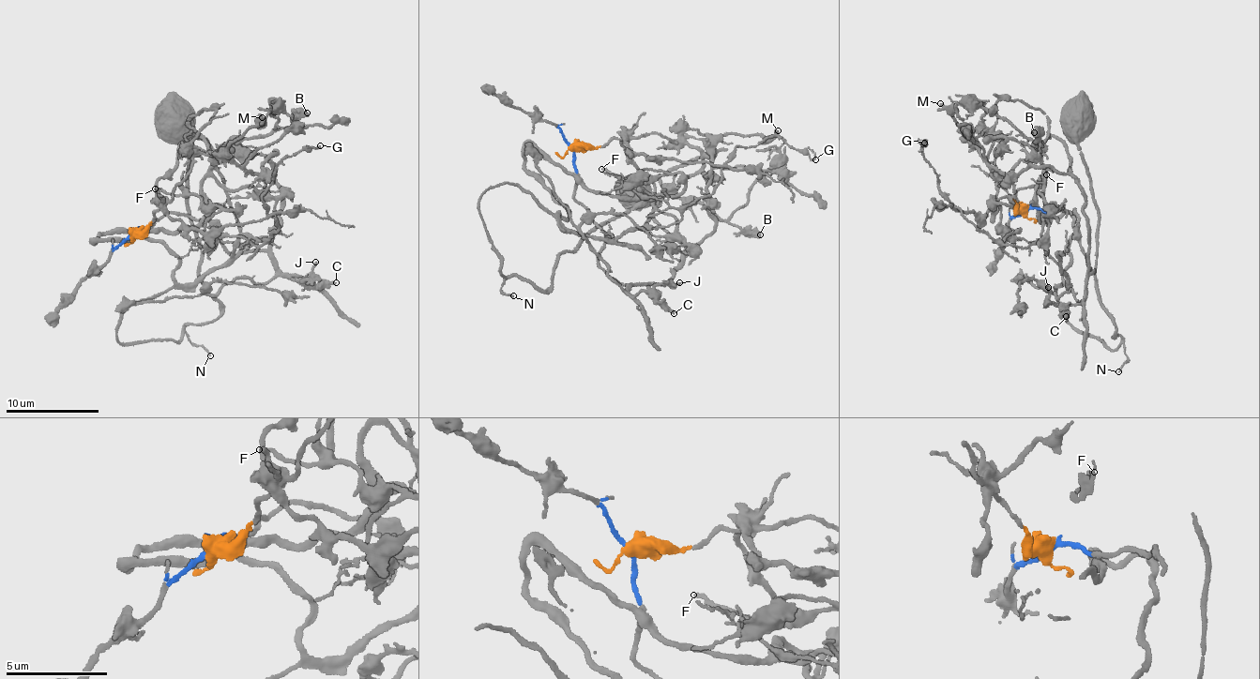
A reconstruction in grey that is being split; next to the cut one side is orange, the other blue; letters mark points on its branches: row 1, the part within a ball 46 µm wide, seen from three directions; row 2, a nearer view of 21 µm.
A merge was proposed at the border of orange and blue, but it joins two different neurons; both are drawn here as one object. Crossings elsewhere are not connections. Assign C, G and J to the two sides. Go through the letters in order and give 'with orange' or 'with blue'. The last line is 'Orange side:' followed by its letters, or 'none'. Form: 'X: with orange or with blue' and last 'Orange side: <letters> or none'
C: with blue
G: with orange
J: with blue
Orange side: G

